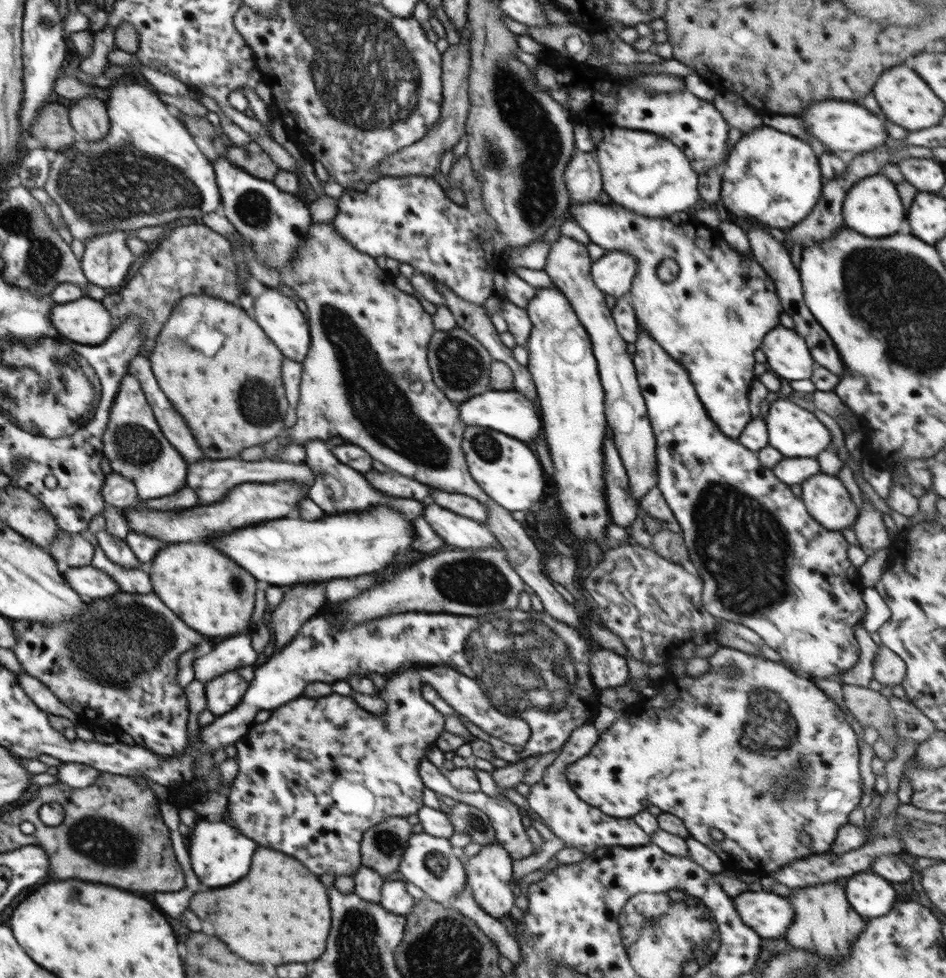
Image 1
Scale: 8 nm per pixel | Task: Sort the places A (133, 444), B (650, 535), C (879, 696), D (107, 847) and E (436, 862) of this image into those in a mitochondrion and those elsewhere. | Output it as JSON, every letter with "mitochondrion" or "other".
{"A":"mitochondrion","B":"other","C":"other","D":"mitochondrion","E":"mitochondrion"}

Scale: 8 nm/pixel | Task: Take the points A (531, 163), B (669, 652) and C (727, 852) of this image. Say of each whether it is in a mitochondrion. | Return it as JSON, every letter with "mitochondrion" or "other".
{"A":"mitochondrion","B":"other","C":"other"}

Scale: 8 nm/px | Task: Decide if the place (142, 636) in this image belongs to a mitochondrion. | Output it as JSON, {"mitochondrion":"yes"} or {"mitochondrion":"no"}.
{"mitochondrion":"yes"}

